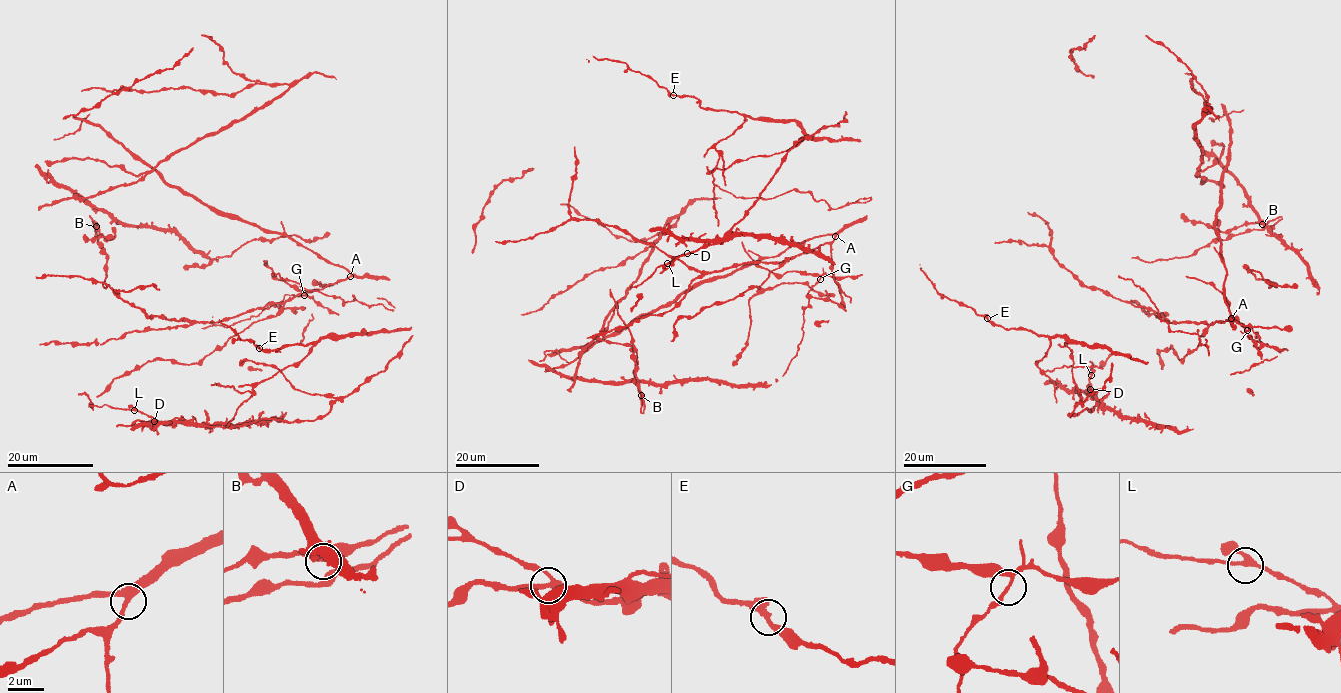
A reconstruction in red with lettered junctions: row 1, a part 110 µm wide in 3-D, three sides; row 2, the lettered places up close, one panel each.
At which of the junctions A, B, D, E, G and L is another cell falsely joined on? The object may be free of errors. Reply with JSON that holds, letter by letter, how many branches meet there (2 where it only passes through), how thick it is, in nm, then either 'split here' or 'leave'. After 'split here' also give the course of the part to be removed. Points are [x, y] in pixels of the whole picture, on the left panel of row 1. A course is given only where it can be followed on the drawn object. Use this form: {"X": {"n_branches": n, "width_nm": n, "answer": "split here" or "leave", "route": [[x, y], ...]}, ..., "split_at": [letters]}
{"A": {"n_branches": 3, "width_nm": 320, "answer": "leave"}, "B": {"n_branches": 3, "width_nm": 260, "answer": "leave"}, "D": {"n_branches": 3, "width_nm": 240, "answer": "leave"}, "E": {"n_branches": 3, "width_nm": 220, "answer": "leave"}, "G": {"n_branches": 3, "width_nm": 170, "answer": "split here", "route": [[304, 296], [287, 295], [255, 316], [228, 326], [212, 324], [201, 328]]}, "L": {"n_branches": 3, "width_nm": 240, "answer": "leave"}, "split_at": ["G"]}

